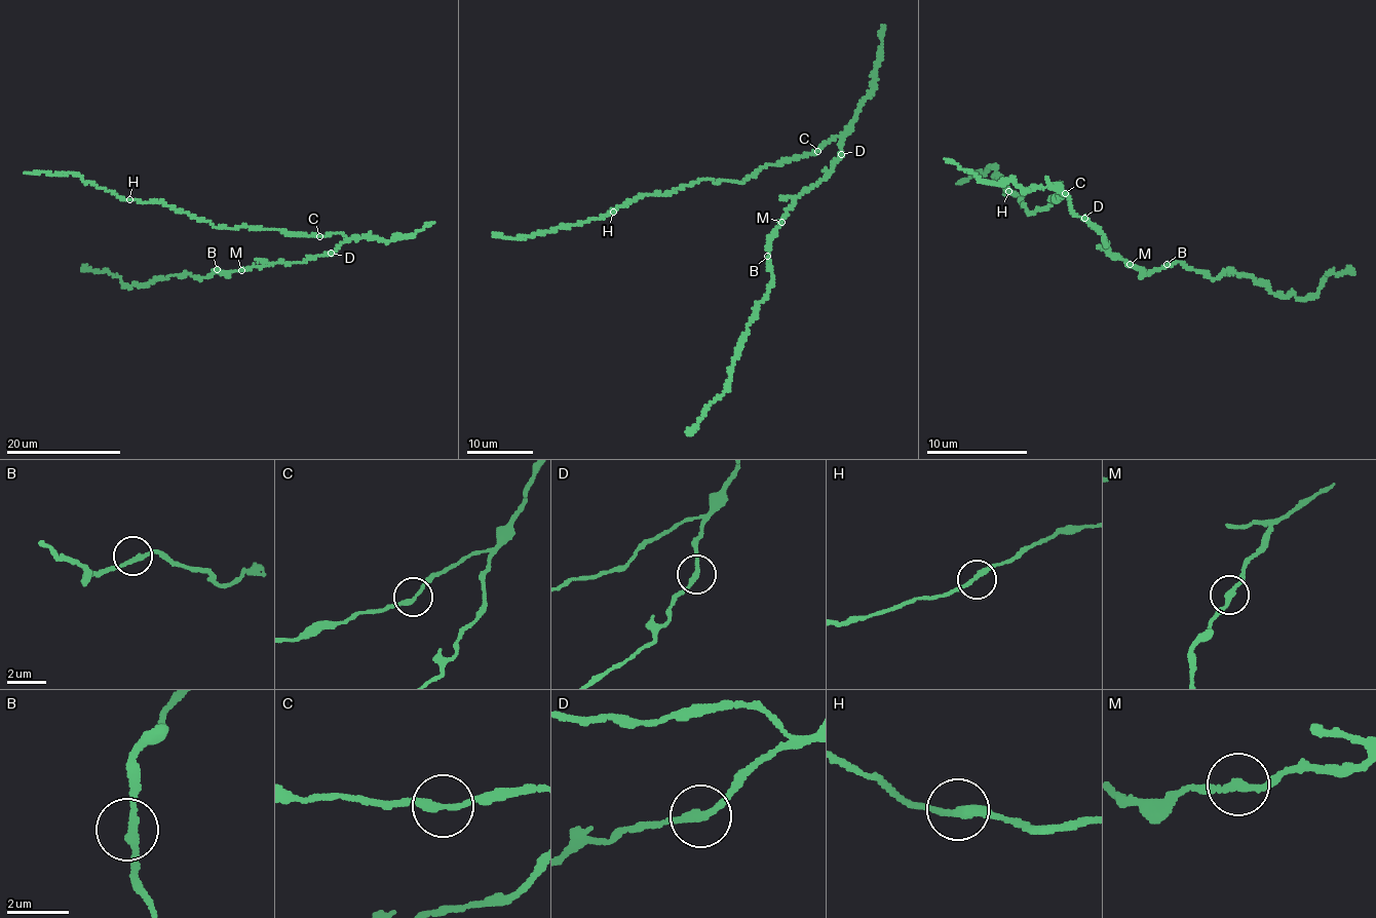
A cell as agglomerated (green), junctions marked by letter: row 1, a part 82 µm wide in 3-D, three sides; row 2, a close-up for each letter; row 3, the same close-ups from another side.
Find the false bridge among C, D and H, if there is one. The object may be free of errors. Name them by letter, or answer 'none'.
none

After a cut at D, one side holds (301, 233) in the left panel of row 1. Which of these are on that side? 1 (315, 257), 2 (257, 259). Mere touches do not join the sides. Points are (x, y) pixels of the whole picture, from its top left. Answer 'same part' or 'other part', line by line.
1: other part
2: other part

